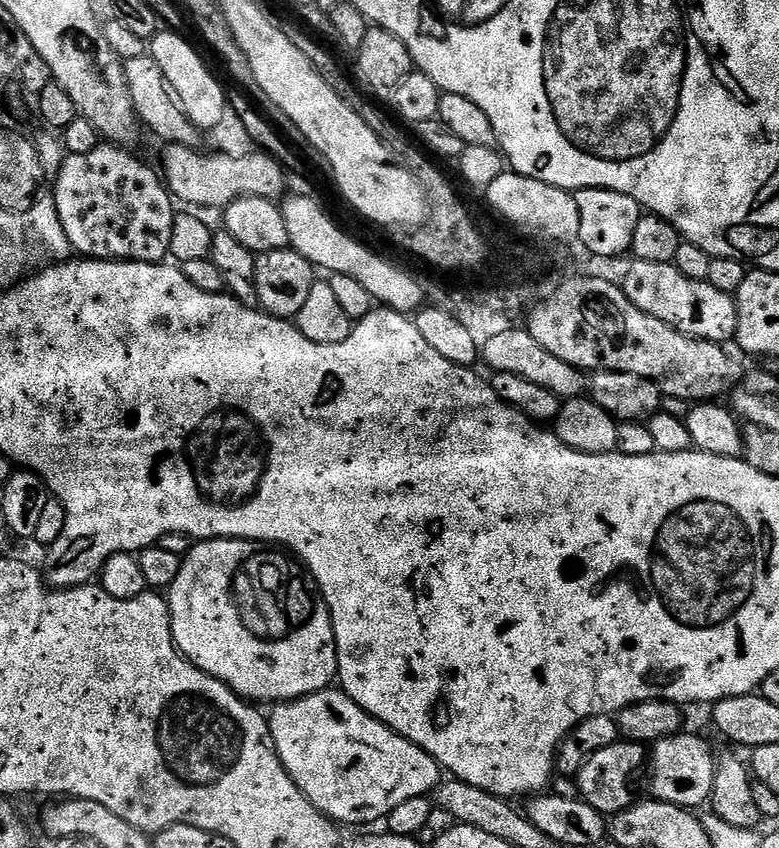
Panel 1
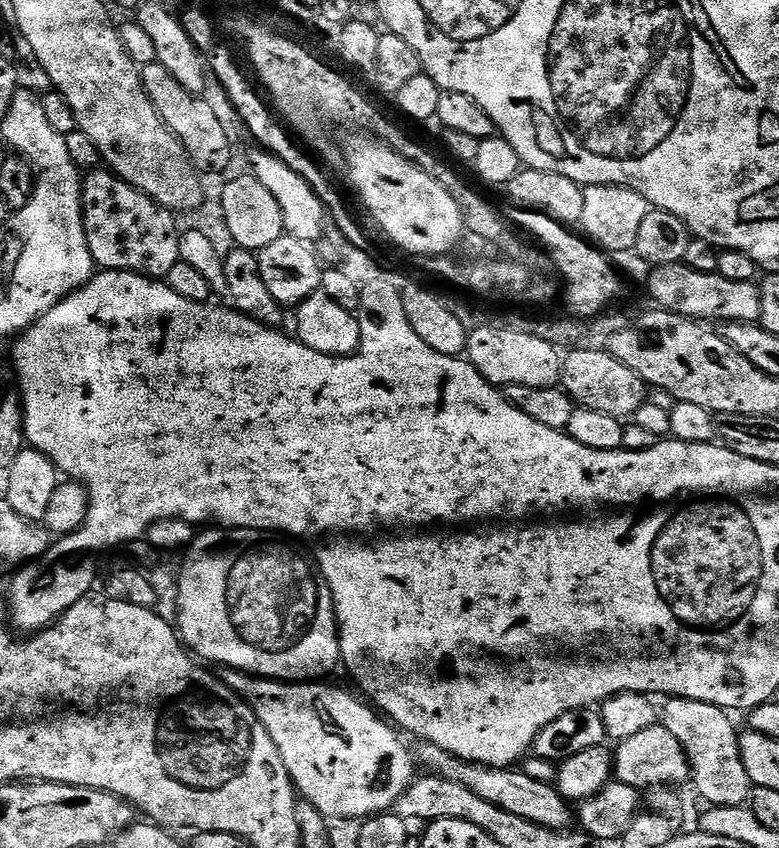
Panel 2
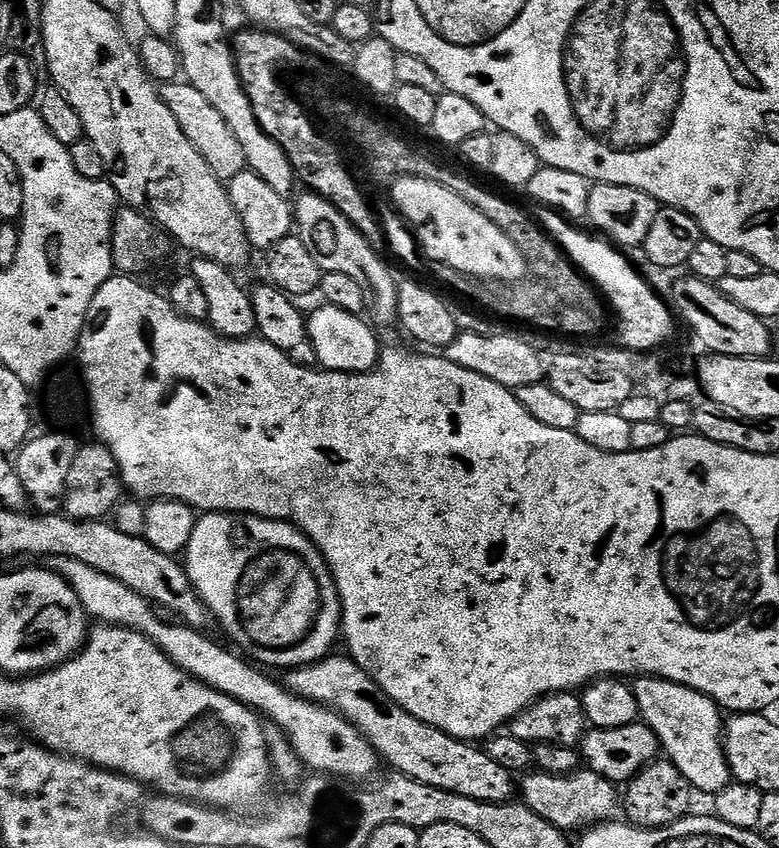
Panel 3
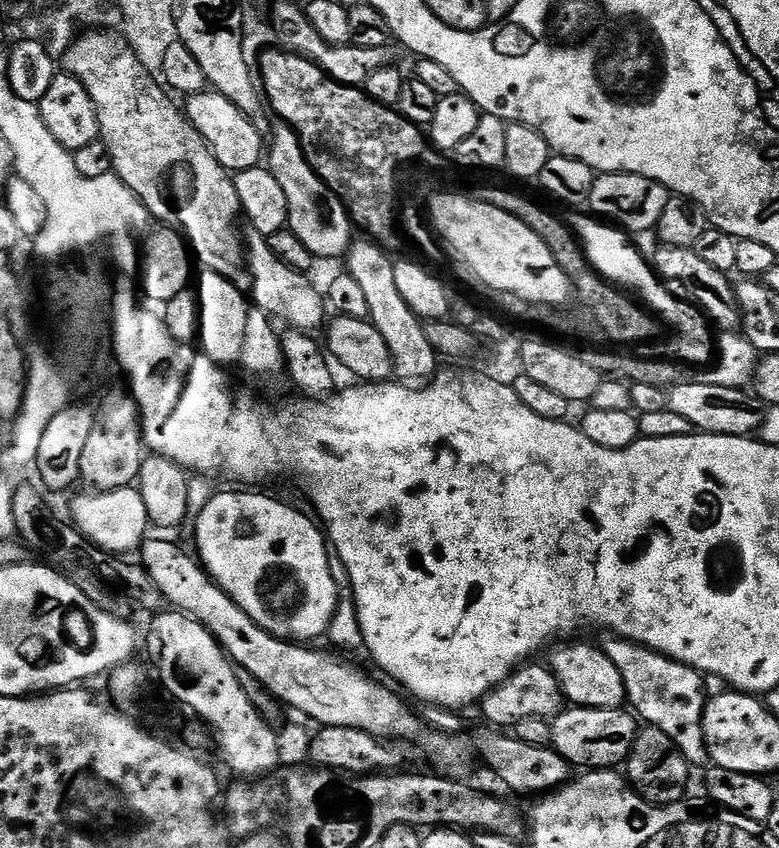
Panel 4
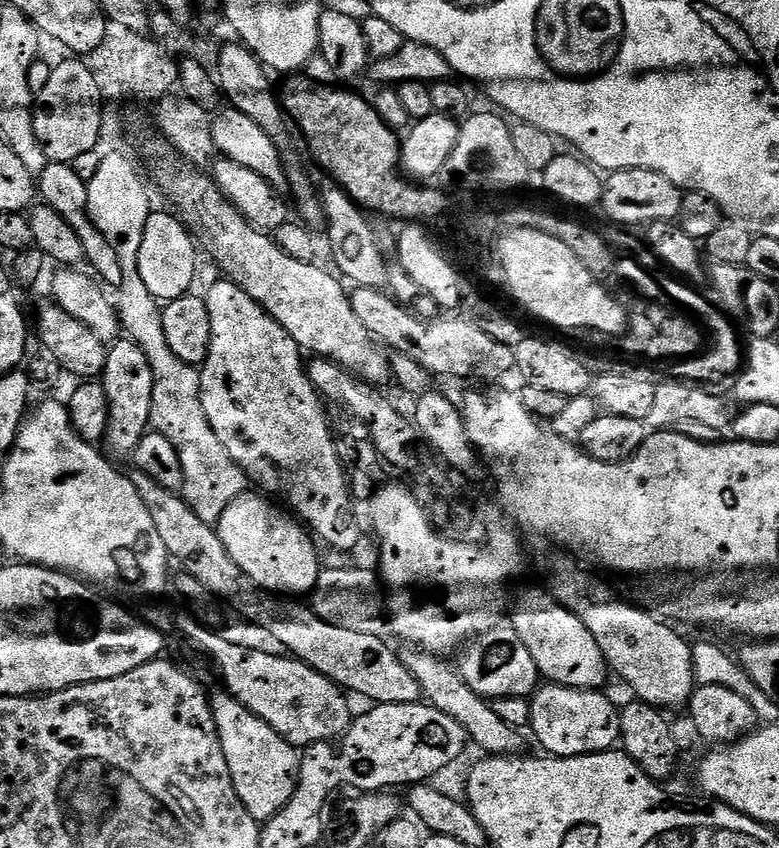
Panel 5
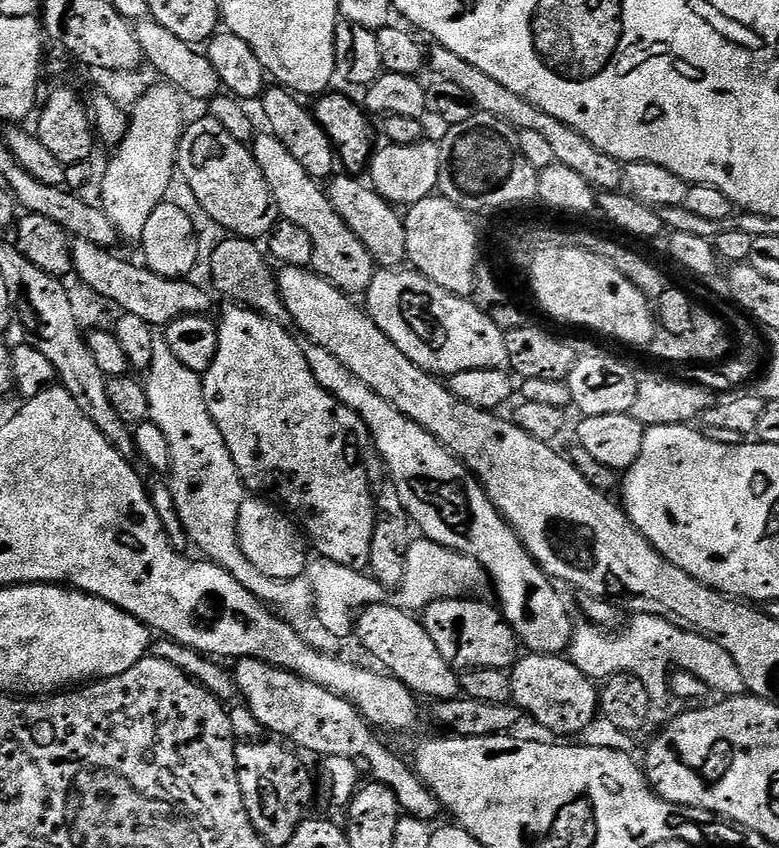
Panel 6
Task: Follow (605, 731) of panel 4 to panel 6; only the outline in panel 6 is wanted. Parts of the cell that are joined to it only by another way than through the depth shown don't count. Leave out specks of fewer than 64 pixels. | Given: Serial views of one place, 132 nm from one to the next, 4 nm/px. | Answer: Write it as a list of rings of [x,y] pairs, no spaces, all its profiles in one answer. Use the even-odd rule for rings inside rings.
[[[528,652],[521,655],[510,669],[512,682],[511,703],[522,710],[525,717],[537,720],[548,732],[557,732],[557,737],[572,738],[575,732],[588,728],[592,719],[598,716],[598,688],[591,678],[582,674],[578,666],[567,655],[551,656],[541,652]]]

